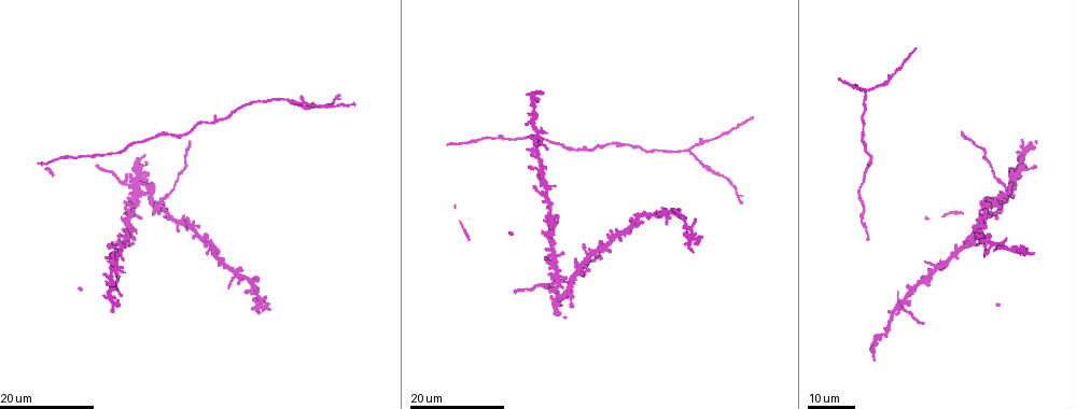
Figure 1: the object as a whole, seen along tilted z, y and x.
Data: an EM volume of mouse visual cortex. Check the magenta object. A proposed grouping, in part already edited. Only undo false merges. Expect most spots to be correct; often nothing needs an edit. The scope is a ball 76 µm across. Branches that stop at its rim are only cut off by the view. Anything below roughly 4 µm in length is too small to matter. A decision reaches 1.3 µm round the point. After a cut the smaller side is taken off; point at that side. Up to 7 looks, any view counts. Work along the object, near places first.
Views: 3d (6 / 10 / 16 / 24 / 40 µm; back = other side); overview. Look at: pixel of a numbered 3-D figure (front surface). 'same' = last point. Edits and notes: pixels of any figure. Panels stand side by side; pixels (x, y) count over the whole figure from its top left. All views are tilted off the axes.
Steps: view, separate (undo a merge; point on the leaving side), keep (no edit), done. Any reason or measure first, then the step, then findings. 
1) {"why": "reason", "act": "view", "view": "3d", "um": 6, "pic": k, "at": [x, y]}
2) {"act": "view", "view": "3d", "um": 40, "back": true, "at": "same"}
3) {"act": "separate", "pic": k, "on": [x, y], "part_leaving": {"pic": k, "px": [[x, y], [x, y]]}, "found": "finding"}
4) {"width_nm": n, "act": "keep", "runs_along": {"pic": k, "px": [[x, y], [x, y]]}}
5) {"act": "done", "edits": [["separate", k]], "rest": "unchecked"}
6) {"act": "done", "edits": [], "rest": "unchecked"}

{"why": "four-way junction", "act": "view", "view": "3d", "um": 24, "pic": 1, "at": [539, 133]}

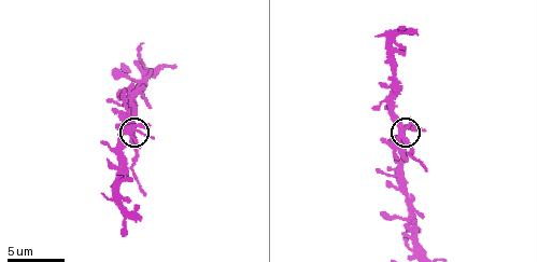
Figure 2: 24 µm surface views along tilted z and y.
{"act": "view", "view": "3d", "um": 6, "pic": 2, "at": [402, 138]}

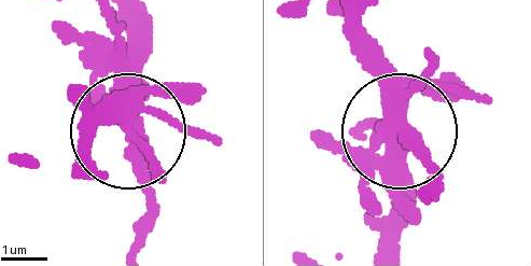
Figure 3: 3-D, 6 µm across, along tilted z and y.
{"act": "keep", "found": "one neuron here"}

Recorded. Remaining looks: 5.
{"why": "small branch off a trunk", "act": "view", "view": "3d", "um": 16, "pic": 1, "at": [948, 263]}

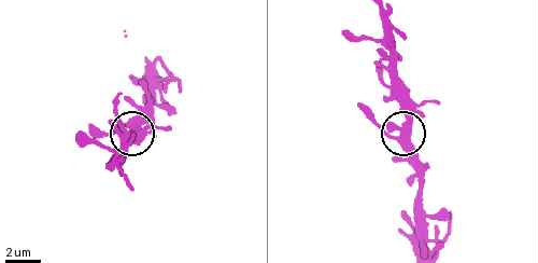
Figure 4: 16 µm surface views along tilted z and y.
{"why": "closer look", "act": "view", "view": "3d", "um": 6, "pic": 4, "at": [399, 137]}

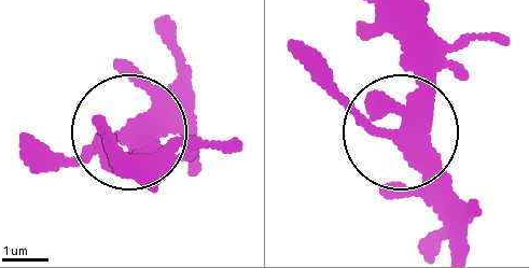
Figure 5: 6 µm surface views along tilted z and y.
{"act": "keep", "runs_along": {"pic": 5, "px": [[377, 20], [414, 84], [403, 126], [370, 129], [321, 62]]}, "found": "one neuron here"}

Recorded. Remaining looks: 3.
{"why": "arms part here", "act": "view", "view": "3d", "um": 24, "pic": 1, "at": [866, 90]}

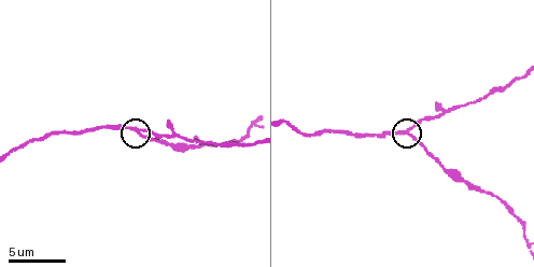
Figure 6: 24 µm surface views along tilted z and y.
{"why": "zoom in", "act": "view", "view": "3d", "um": 6, "pic": 6, "at": [408, 132]}

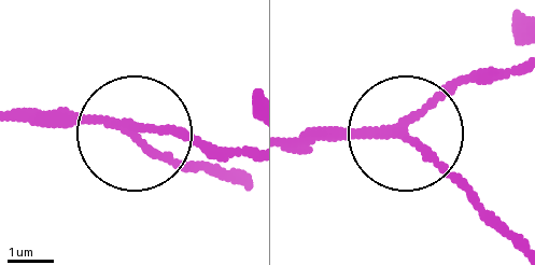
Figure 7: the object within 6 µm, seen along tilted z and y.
{"act": "keep", "runs_along": {"pic": 7, "px": [[22, 124], [114, 123], [220, 148]]}, "found": "one neuron here"}

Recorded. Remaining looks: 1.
{"why": "small branch off a trunk", "act": "view", "view": "3d", "um": 6, "pic": 6, "at": [192, 148]}

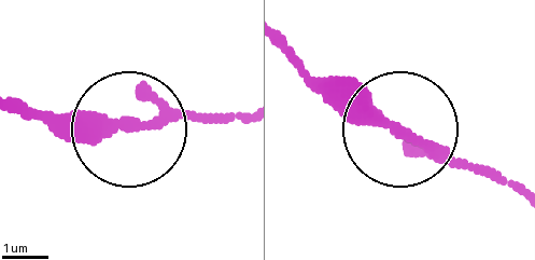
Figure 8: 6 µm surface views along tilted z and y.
{"act": "keep", "runs_along": {"pic": 8, "px": [[17, 108], [93, 128], [242, 119]]}, "found": "continuous, no second neuron"}

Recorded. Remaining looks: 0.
{"act": "done", "edits": [], "rest": "unchecked"}

